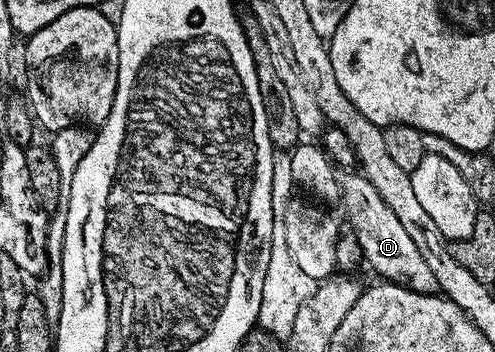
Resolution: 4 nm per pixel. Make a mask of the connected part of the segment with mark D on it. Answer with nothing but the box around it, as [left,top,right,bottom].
[339,171,440,295]

